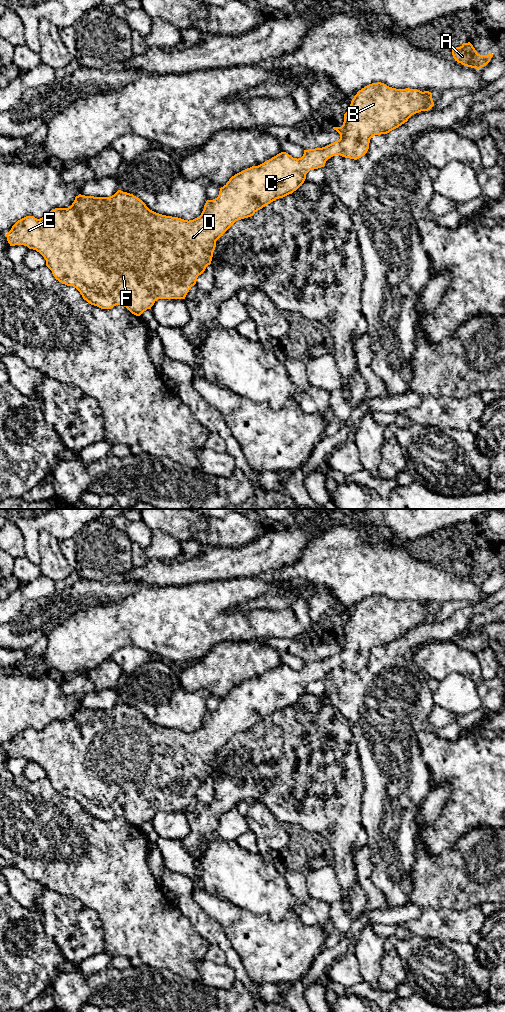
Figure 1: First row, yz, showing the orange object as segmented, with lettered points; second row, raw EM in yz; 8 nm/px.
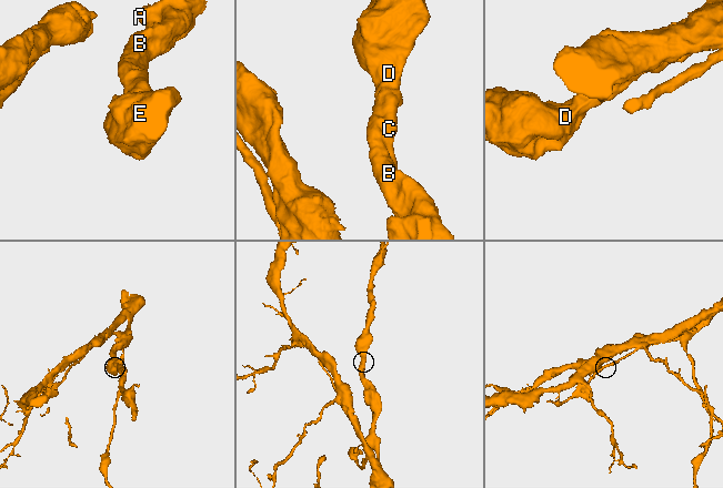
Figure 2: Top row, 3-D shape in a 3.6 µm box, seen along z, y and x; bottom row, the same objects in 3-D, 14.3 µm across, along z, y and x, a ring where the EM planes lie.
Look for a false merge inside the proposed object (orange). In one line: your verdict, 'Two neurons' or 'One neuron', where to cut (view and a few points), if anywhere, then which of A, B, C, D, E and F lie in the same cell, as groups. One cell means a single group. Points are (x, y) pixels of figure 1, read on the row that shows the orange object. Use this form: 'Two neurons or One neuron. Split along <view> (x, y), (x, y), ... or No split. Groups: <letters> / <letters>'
One neuron. No split. Groups: A B C D E F

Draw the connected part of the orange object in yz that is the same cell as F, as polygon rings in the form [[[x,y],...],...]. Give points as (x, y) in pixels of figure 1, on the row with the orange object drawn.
[[[377,82],[372,83],[357,92],[354,98],[351,101],[350,107],[348,111],[344,114],[344,122],[341,127],[333,127],[340,134],[340,139],[325,146],[322,148],[308,149],[304,150],[304,154],[301,158],[293,158],[286,152],[281,152],[271,159],[265,161],[264,163],[258,166],[252,166],[247,168],[234,176],[232,176],[229,181],[220,188],[219,195],[217,198],[213,200],[207,200],[204,209],[201,215],[193,220],[184,220],[178,217],[166,216],[159,213],[156,213],[150,210],[146,204],[140,200],[138,197],[133,194],[123,192],[118,190],[114,195],[110,197],[94,197],[94,196],[85,196],[79,194],[75,197],[74,202],[68,208],[55,208],[48,212],[45,216],[40,219],[35,218],[34,216],[26,216],[20,220],[18,220],[11,228],[11,230],[6,234],[7,241],[10,246],[15,245],[25,245],[29,249],[36,250],[39,252],[44,259],[46,260],[46,266],[52,271],[53,276],[56,280],[65,284],[67,286],[73,286],[76,288],[83,299],[86,300],[91,305],[97,306],[101,309],[111,309],[116,305],[122,305],[126,307],[132,314],[136,316],[140,316],[147,309],[151,309],[154,303],[158,299],[185,299],[187,293],[191,289],[192,286],[196,284],[197,278],[201,275],[206,267],[211,264],[213,252],[216,247],[216,241],[223,236],[223,234],[238,220],[248,218],[253,216],[258,210],[262,209],[266,205],[275,201],[276,199],[283,198],[289,194],[292,194],[296,191],[305,181],[306,174],[310,170],[318,169],[325,166],[326,161],[335,156],[340,155],[345,158],[350,158],[357,160],[364,156],[368,149],[370,139],[375,135],[387,134],[390,131],[398,128],[402,124],[408,121],[408,119],[421,111],[428,111],[434,106],[434,102],[432,99],[432,93],[429,91],[420,91],[417,89],[396,89],[387,86],[384,83]]]

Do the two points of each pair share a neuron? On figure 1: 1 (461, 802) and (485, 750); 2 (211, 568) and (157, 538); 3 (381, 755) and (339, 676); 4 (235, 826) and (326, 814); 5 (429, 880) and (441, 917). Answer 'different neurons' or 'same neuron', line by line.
1: same neuron
2: different neurons
3: same neuron
4: different neurons
5: different neurons

